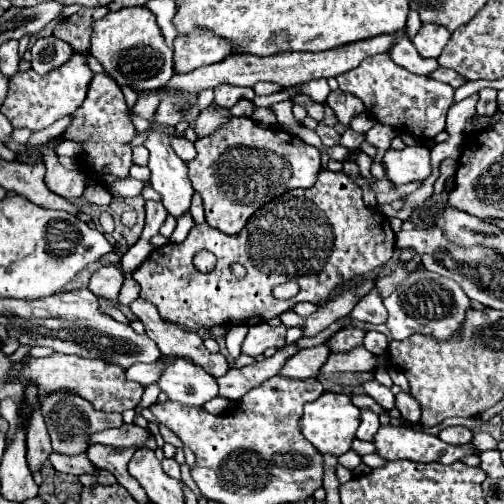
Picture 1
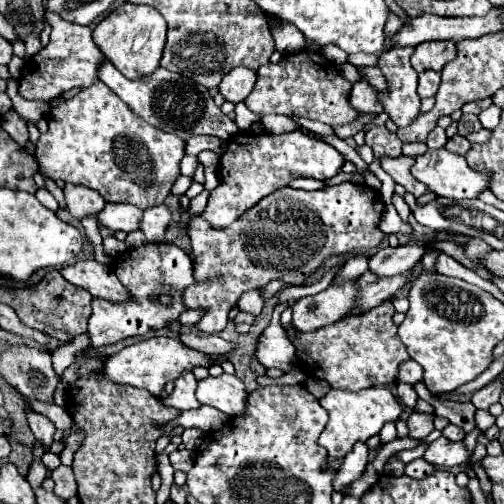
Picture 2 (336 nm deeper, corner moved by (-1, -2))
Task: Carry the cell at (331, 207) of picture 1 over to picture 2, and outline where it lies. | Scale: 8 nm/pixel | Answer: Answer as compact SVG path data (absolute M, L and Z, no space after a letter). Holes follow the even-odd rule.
M342 182L338 186L328 186L328 188L314 190L314 192L294 190L290 186L280 188L268 196L264 196L260 202L256 202L256 206L252 206L252 210L244 212L236 222L232 222L232 226L226 226L226 228L214 228L200 216L192 218L190 244L192 244L192 254L194 254L194 280L196 282L192 286L188 286L188 290L184 290L184 302L190 310L206 310L206 316L196 326L206 334L216 334L226 328L228 312L236 306L238 298L246 290L254 290L254 288L260 290L270 280L282 280L288 284L304 284L306 276L312 270L316 270L316 266L320 266L324 262L324 258L330 258L334 254L342 256L342 254L354 254L354 252L370 252L370 250L378 248L384 240L384 234L378 230L382 212L384 212L384 204L372 188L358 186L352 182ZM320 230L324 230L322 234L326 234L326 238L322 238L322 240L326 240L326 244L318 242L318 246L312 250L312 244L308 244L308 238L314 234L322 236ZM286 234L290 234L292 240L298 240L298 244L300 244L298 250L286 246L286 242L284 242ZM318 254L322 256L322 260L318 264L314 264L312 270L308 270L306 262L314 262Z

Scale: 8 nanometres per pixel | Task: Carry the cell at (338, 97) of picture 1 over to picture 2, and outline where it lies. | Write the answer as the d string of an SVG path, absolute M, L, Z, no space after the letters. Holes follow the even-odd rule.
M360 80L354 84L352 88L352 94L350 94L350 102L356 110L368 114L368 112L374 112L374 114L380 114L384 110L376 90L366 82L366 80Z

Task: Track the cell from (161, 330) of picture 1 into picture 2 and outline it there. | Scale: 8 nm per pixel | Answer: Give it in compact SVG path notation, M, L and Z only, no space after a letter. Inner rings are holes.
M78 260L76 264L64 266L58 272L74 286L88 290L92 296L102 296L110 302L128 300L128 292L124 286L120 286L120 280L108 266L102 266L96 260Z

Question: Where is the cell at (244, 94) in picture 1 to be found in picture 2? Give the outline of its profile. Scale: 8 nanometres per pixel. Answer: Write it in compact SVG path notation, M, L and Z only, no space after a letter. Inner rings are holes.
M238 66L236 70L230 70L232 74L228 74L228 78L224 78L224 82L220 82L220 94L232 102L232 92L252 92L254 84L256 84L256 72L248 70L244 66Z

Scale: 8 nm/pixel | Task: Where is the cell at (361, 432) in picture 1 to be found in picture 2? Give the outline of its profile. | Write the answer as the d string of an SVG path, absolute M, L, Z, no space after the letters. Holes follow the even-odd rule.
M366 444L354 446L352 454L348 454L344 458L344 464L336 472L334 490L340 492L340 494L346 494L348 486L362 478L362 474L366 472L366 464L368 464L368 448L366 448Z

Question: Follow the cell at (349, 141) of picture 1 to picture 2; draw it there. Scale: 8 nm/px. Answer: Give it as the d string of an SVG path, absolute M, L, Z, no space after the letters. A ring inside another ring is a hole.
M376 126L376 128L370 128L368 134L366 134L366 144L374 150L374 156L376 160L370 164L370 172L376 172L380 168L380 158L384 154L396 158L402 154L402 142L396 134L392 134L386 126Z

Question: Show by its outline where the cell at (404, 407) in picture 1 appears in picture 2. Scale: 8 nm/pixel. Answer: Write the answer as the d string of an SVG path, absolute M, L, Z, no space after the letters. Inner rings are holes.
M404 382L398 384L398 398L400 398L400 402L402 402L404 406L408 406L408 408L414 408L414 404L416 404L416 400L418 400L414 386L412 386L412 384L404 384Z

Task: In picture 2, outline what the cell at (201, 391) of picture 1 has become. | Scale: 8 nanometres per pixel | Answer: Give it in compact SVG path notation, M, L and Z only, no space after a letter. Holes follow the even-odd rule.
M222 374L218 378L208 376L206 380L200 380L196 398L200 404L212 406L230 418L246 414L248 394L244 382L238 376Z

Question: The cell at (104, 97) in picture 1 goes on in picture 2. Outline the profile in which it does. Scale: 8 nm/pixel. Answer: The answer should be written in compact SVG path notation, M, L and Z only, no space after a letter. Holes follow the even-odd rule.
M94 82L70 100L58 102L48 114L48 132L40 134L36 142L36 158L40 164L40 174L54 180L76 186L86 186L96 190L106 202L120 204L128 202L142 210L150 206L160 206L170 194L176 178L180 176L180 160L186 154L186 142L170 132L164 132L140 116L136 116L126 102L122 102L104 82Z

